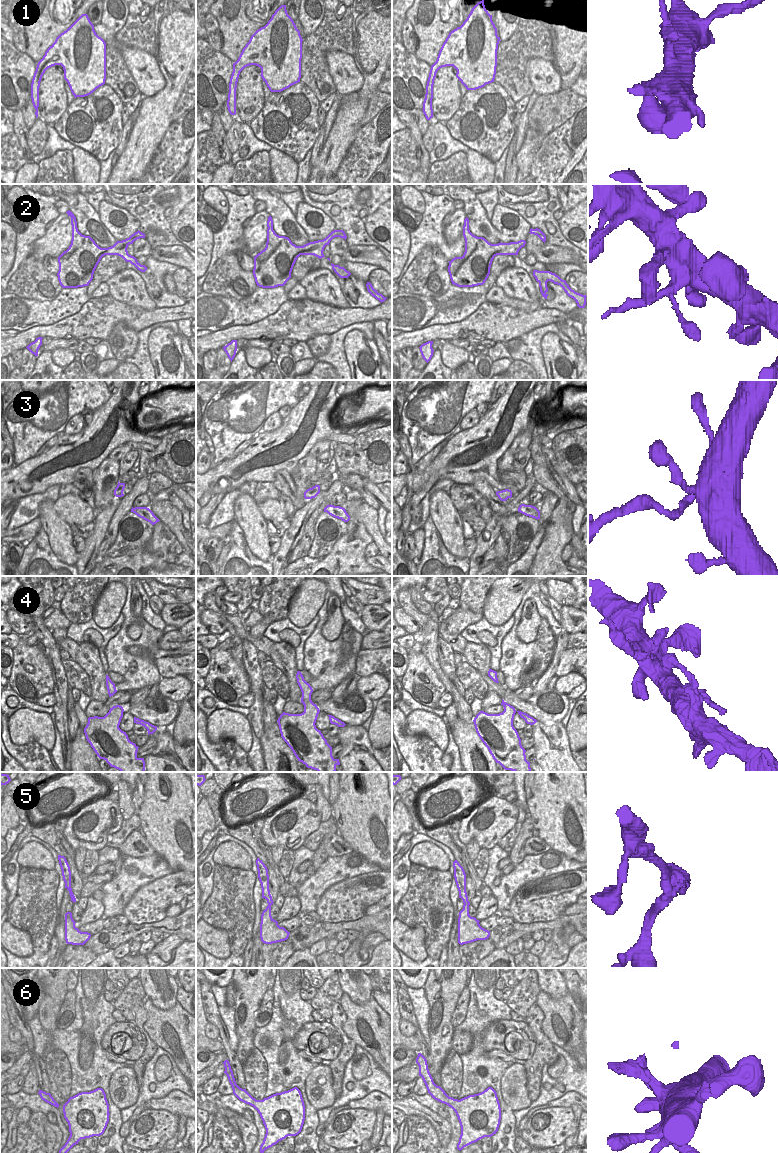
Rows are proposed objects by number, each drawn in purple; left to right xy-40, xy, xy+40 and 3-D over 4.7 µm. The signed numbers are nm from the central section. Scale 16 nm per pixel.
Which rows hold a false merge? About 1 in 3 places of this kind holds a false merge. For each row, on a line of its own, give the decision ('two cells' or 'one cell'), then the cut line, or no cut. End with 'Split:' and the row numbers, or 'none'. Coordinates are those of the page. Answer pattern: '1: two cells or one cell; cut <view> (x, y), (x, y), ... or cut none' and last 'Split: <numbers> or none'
1: one cell; cut none
2: one cell; cut none
3: one cell; cut none
4: one cell; cut none
5: one cell; cut none
6: one cell; cut none
Split: none

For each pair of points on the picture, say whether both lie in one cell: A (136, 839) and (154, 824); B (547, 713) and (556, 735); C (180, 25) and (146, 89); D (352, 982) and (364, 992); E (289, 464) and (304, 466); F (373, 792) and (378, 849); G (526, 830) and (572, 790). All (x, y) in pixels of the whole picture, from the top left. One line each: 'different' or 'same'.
A: different
B: different
C: different
D: same
E: different
F: same
G: different

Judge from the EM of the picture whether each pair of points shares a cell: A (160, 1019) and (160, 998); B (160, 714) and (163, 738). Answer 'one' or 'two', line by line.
A: two
B: two

